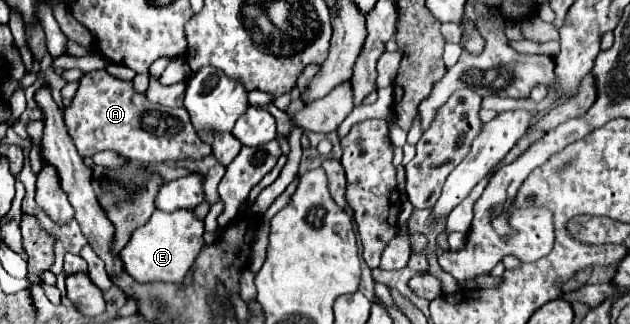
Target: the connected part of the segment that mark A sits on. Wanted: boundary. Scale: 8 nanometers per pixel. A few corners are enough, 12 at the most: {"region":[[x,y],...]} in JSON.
{"region":[[104,69],[64,121],[82,157],[202,159],[184,107],[152,105]]}

